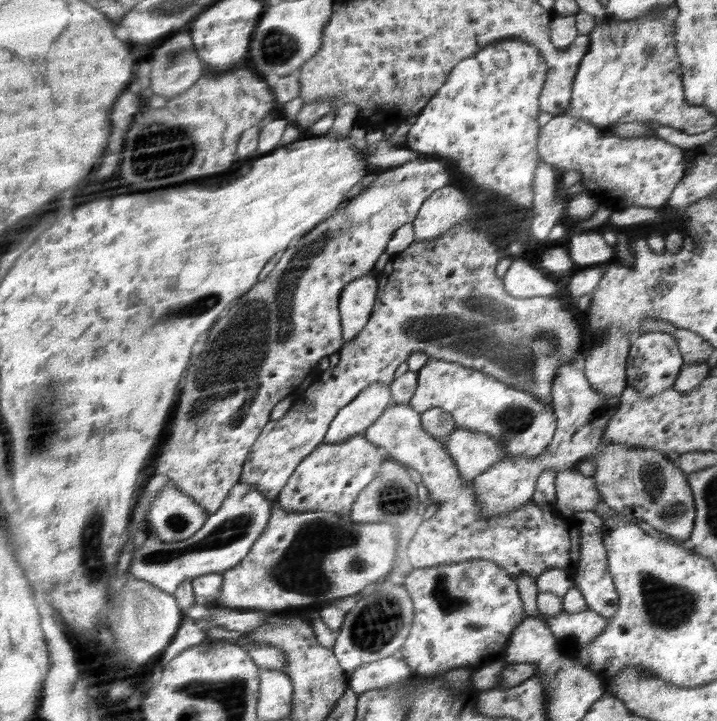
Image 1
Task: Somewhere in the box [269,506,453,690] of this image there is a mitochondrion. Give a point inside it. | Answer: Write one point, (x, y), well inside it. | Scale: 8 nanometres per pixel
(376, 625)

